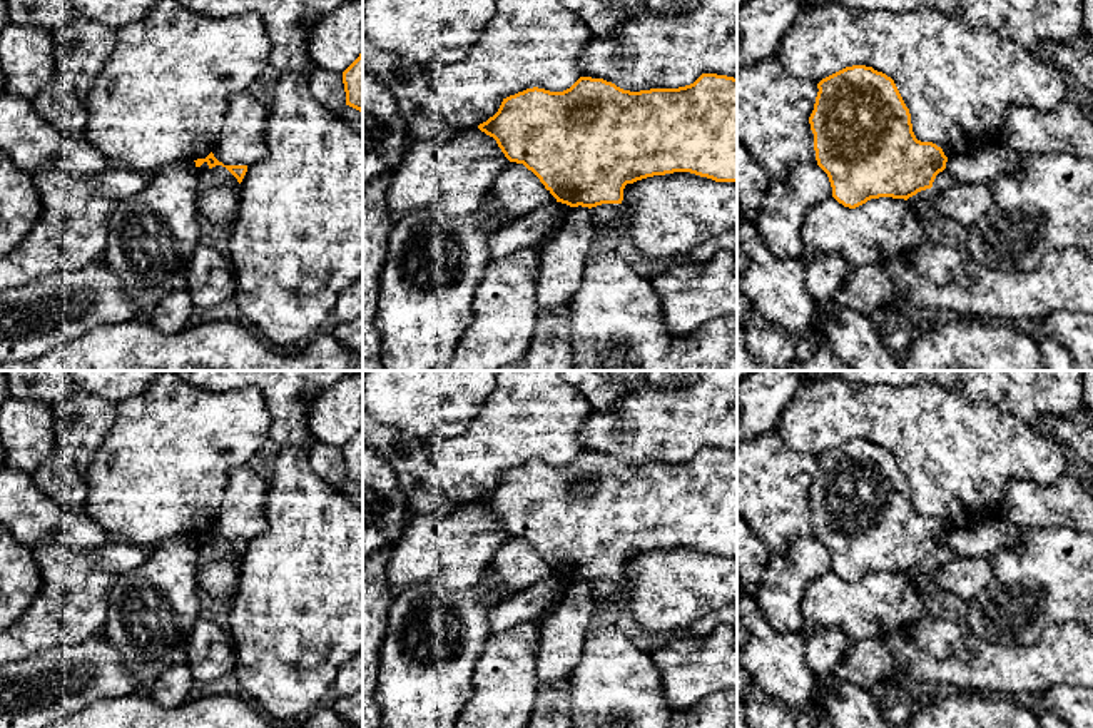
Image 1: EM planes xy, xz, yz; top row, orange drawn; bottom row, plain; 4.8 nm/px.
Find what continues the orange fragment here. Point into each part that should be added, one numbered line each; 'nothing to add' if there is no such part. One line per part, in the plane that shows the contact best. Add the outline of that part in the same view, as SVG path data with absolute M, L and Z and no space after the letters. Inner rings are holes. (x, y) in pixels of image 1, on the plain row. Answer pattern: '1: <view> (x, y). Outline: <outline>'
nothing to add

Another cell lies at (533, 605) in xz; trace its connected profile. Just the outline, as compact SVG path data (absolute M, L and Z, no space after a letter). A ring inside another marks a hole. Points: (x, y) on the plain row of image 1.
M553 576L540 584L508 596L488 613L488 629L505 633L525 623L541 623L560 606L570 579Z

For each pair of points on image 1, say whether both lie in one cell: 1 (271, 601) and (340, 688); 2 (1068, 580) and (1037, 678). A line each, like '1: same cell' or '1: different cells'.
1: different cells
2: different cells

